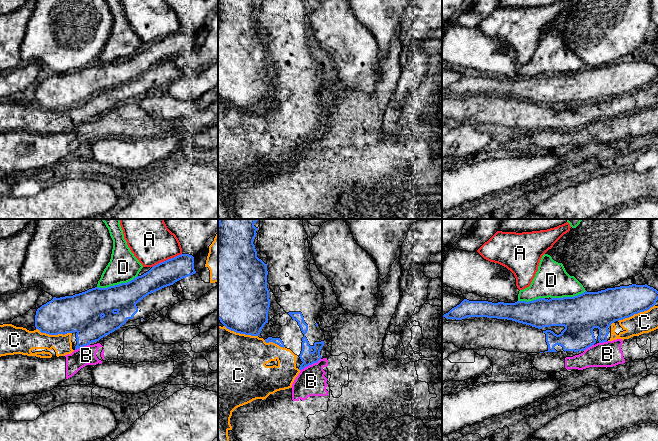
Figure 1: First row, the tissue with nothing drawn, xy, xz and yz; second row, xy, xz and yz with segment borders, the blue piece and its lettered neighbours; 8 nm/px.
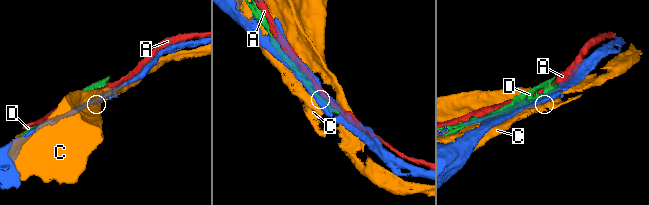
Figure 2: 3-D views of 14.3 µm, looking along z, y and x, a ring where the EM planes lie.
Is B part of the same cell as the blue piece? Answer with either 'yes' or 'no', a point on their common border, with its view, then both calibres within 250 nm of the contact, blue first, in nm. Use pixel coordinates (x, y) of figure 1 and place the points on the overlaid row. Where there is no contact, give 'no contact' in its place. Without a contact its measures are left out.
no; meets blue in xz at (310, 364); 110 nm thick on the blue side, 220 nm on the other

